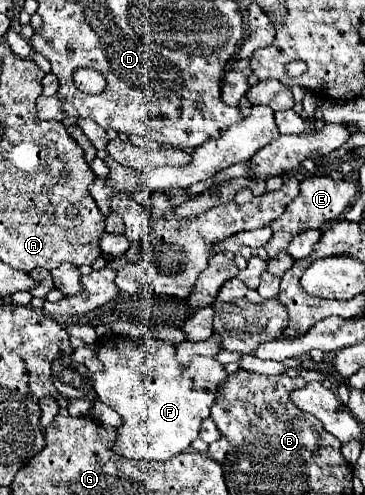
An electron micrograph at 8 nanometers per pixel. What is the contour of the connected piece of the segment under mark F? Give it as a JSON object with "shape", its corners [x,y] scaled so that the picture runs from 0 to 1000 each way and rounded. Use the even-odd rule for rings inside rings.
{"shape":[[[296,679],[268,687],[268,723],[285,735],[285,752],[258,760],[258,788],[268,804],[334,840],[334,857],[318,865],[312,913],[345,925],[455,933],[482,917],[499,917],[537,885],[559,844],[575,840],[592,784],[619,768],[619,747],[603,731],[570,719],[537,719],[526,735],[499,747],[477,723],[477,699],[455,691],[422,691],[395,683]]]}

